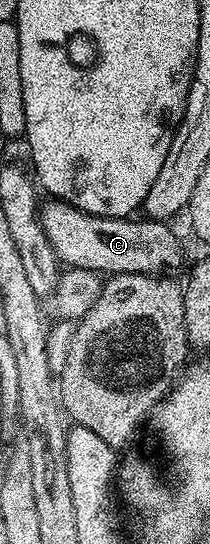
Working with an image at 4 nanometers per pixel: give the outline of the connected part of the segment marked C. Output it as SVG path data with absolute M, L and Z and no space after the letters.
M49 199L40 206L39 212L41 214L41 226L47 235L47 239L51 243L51 247L55 251L58 262L64 263L66 266L75 268L89 268L102 275L112 275L115 273L151 273L154 275L164 274L166 271L173 271L169 269L177 269L181 265L181 241L168 228L170 227L164 221L155 221L152 219L140 219L141 221L133 221L137 219L130 219L129 217L96 217L90 213L84 213L81 209L76 209L73 205L68 205L65 201L58 201L56 199Z

